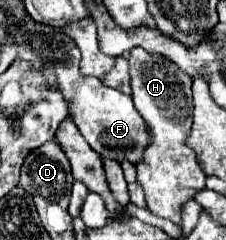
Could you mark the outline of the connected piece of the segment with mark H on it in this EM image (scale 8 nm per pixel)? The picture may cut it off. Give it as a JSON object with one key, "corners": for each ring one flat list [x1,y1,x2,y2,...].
{"corners":[[128,58,128,62,134,106,144,118,150,134,144,158,136,164,136,182,144,188,152,214,180,224,182,204,192,200,206,182,206,174,200,168,196,154,186,146,186,136,192,128,192,78,168,58]]}

